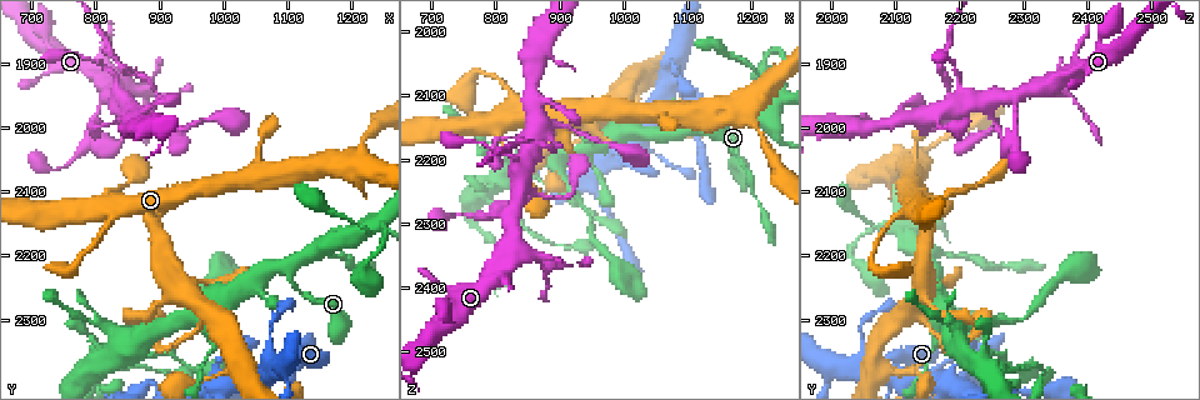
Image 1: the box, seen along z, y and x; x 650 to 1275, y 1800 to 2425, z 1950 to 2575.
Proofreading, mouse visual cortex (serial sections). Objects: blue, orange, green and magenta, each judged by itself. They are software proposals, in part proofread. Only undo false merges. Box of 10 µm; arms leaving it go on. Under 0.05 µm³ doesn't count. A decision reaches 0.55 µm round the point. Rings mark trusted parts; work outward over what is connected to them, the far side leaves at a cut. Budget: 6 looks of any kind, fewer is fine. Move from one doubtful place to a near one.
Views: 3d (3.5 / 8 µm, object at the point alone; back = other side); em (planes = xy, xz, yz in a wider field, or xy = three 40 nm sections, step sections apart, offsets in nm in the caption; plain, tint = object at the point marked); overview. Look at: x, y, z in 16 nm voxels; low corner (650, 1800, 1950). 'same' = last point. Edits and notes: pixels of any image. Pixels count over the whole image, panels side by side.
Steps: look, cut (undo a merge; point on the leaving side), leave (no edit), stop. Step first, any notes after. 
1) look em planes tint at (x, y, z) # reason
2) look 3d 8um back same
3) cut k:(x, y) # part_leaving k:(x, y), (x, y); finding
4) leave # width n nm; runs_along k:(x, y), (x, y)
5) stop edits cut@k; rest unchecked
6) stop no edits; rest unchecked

look 3d 8um at (895, 1945, 2185) # sharp bend

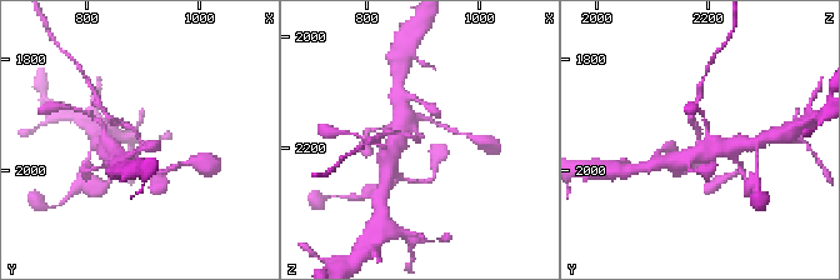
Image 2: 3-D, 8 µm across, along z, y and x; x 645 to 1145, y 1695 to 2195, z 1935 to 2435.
look em xy step 1 tint same # arm_widths 100, 300 nm; shape alone is not enough

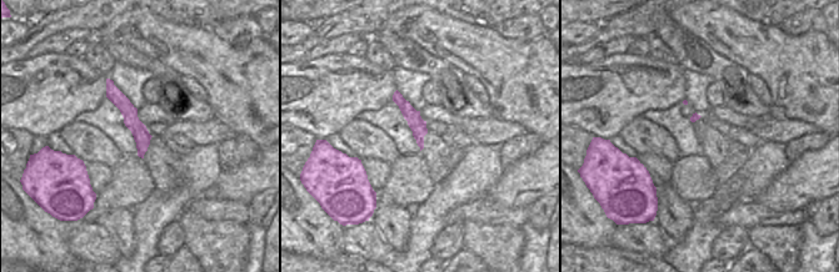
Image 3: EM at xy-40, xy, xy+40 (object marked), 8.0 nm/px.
cut 2:(126, 125) # part_leaving 2:(141, 143), (133, 128), (105, 113); two cells meet here

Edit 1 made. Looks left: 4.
look overview

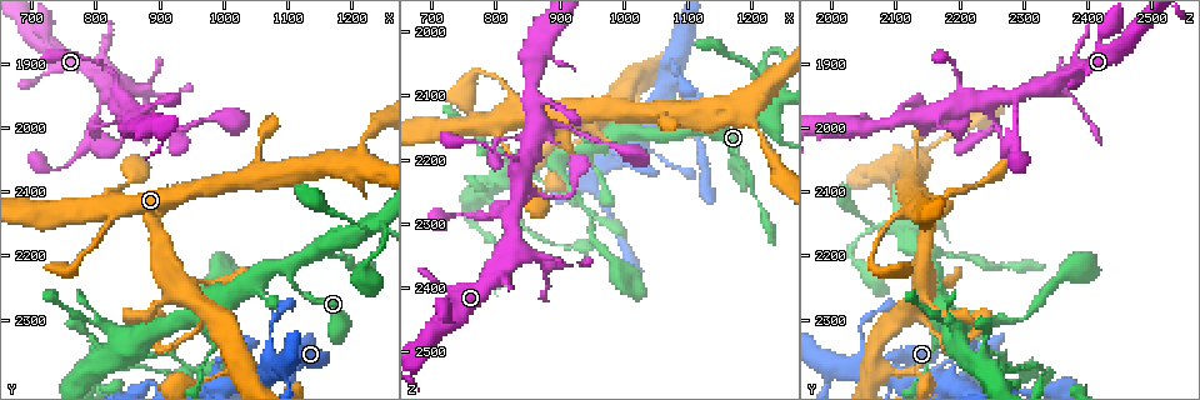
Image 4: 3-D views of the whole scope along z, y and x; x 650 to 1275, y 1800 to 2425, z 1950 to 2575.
look 3d 3.5um back at (1150, 2200, 2165) # three arms meet

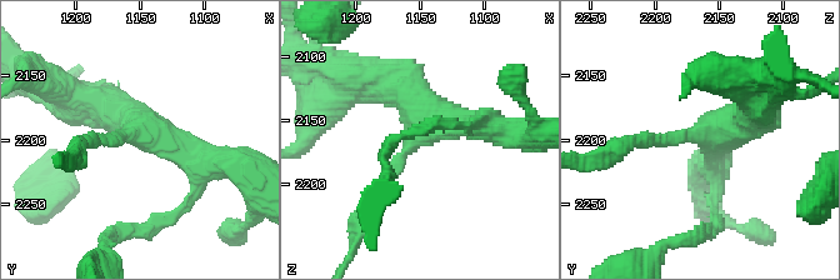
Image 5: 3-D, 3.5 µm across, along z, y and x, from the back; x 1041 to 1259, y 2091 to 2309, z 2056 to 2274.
leave # arms 3; runs_along 5:(478, 125), (439, 119), (370, 201); continuous, no second cell

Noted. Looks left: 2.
stop edits cut@2; rest unchecked

